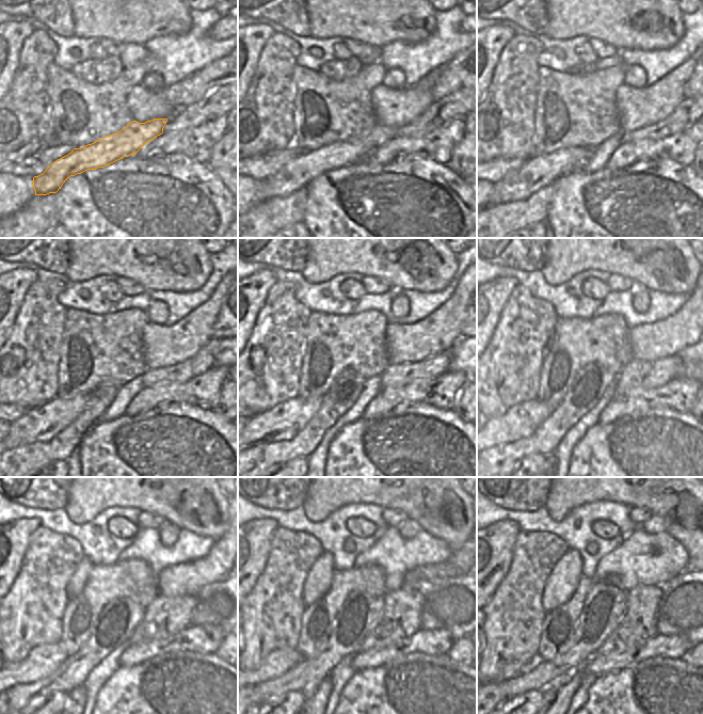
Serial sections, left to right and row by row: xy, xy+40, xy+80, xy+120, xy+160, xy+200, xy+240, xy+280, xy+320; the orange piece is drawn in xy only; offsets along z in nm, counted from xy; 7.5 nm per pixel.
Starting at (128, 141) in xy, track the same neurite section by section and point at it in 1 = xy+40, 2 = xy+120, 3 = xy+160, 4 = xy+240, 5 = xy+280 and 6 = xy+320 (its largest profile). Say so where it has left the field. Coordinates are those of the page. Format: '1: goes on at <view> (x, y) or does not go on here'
1: goes on at xy+40 (296, 175)
2: goes on at xy+120 (40, 425)
3: goes on at xy+160 (282, 423)
4: goes on at xy+240 (43, 661)
5: goes on at xy+280 (278, 662)
6: goes on at xy+320 (512, 669)

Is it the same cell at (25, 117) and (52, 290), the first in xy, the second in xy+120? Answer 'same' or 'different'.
same

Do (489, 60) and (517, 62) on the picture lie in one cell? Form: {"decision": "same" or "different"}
{"decision": "different"}

